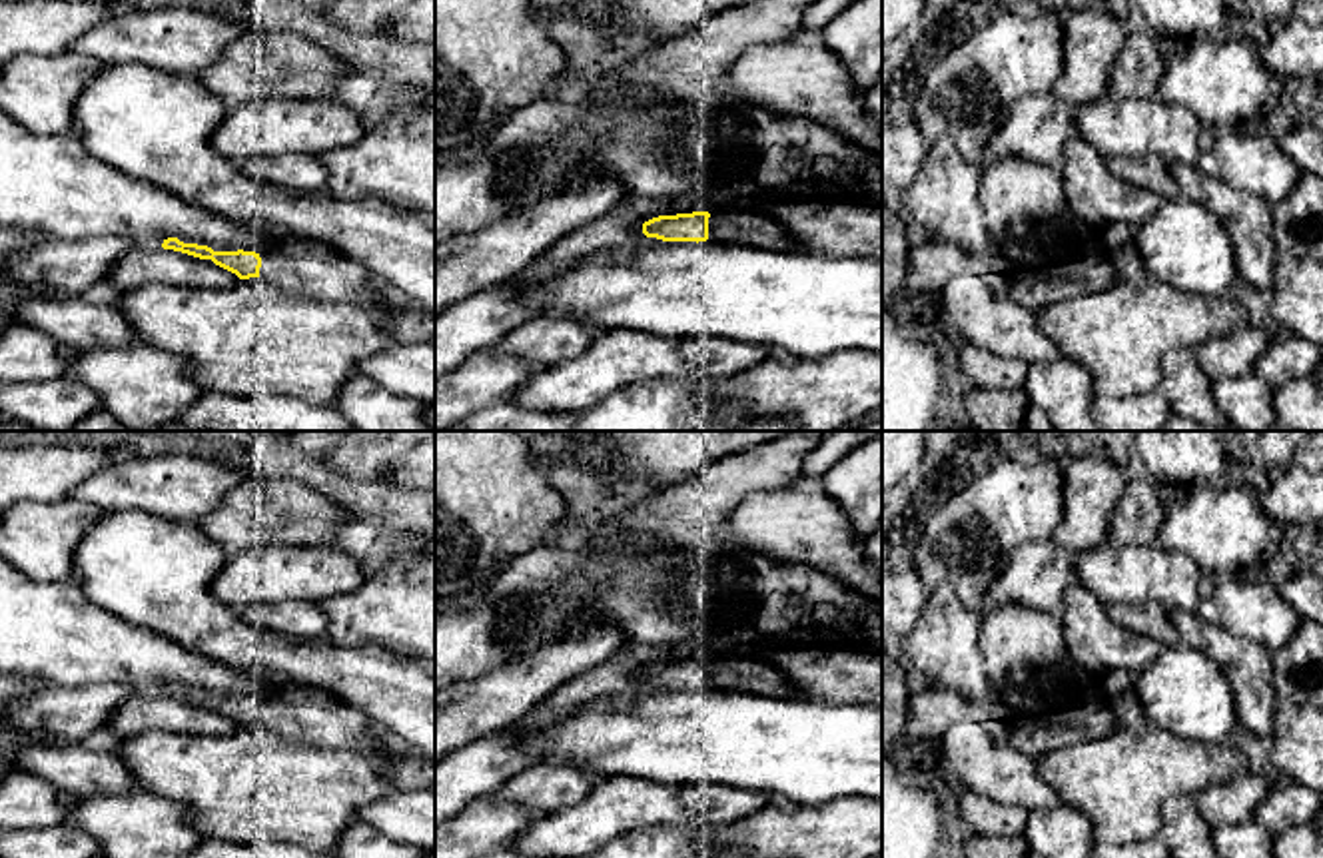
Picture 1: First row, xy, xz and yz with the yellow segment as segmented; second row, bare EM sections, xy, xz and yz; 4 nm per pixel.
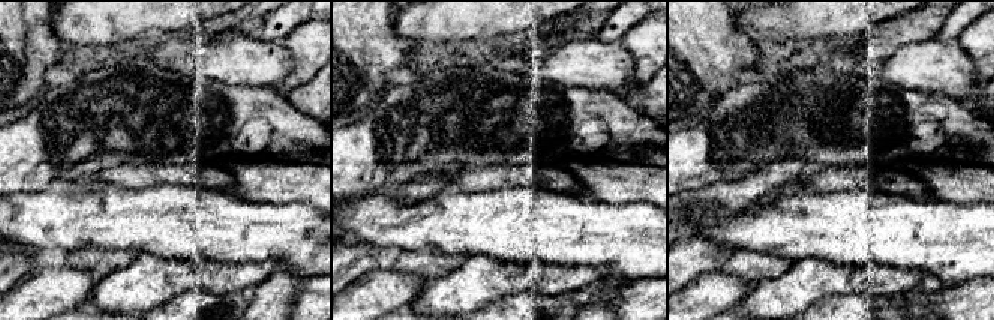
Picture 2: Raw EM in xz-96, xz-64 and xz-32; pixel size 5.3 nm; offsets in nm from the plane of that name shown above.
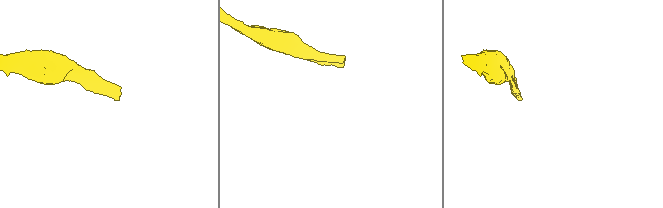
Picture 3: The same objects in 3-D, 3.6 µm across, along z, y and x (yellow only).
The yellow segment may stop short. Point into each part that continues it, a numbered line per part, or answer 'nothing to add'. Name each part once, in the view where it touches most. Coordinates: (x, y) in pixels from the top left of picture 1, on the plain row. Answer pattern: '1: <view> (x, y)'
1: xz (735, 673)

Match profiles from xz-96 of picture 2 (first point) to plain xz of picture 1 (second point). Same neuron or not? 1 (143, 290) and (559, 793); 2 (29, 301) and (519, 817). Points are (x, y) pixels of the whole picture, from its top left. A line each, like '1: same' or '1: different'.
1: different
2: same

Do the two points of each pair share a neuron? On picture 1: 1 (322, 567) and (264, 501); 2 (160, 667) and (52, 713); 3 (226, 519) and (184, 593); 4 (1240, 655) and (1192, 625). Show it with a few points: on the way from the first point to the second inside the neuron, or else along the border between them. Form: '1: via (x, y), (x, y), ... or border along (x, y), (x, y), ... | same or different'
1: border along (262, 543), (326, 545) | different
2: border along (72, 689), (128, 685), (136, 693) | different
3: border along (196, 525), (222, 547) | different
4: via (1228, 651), (1204, 637) | same

